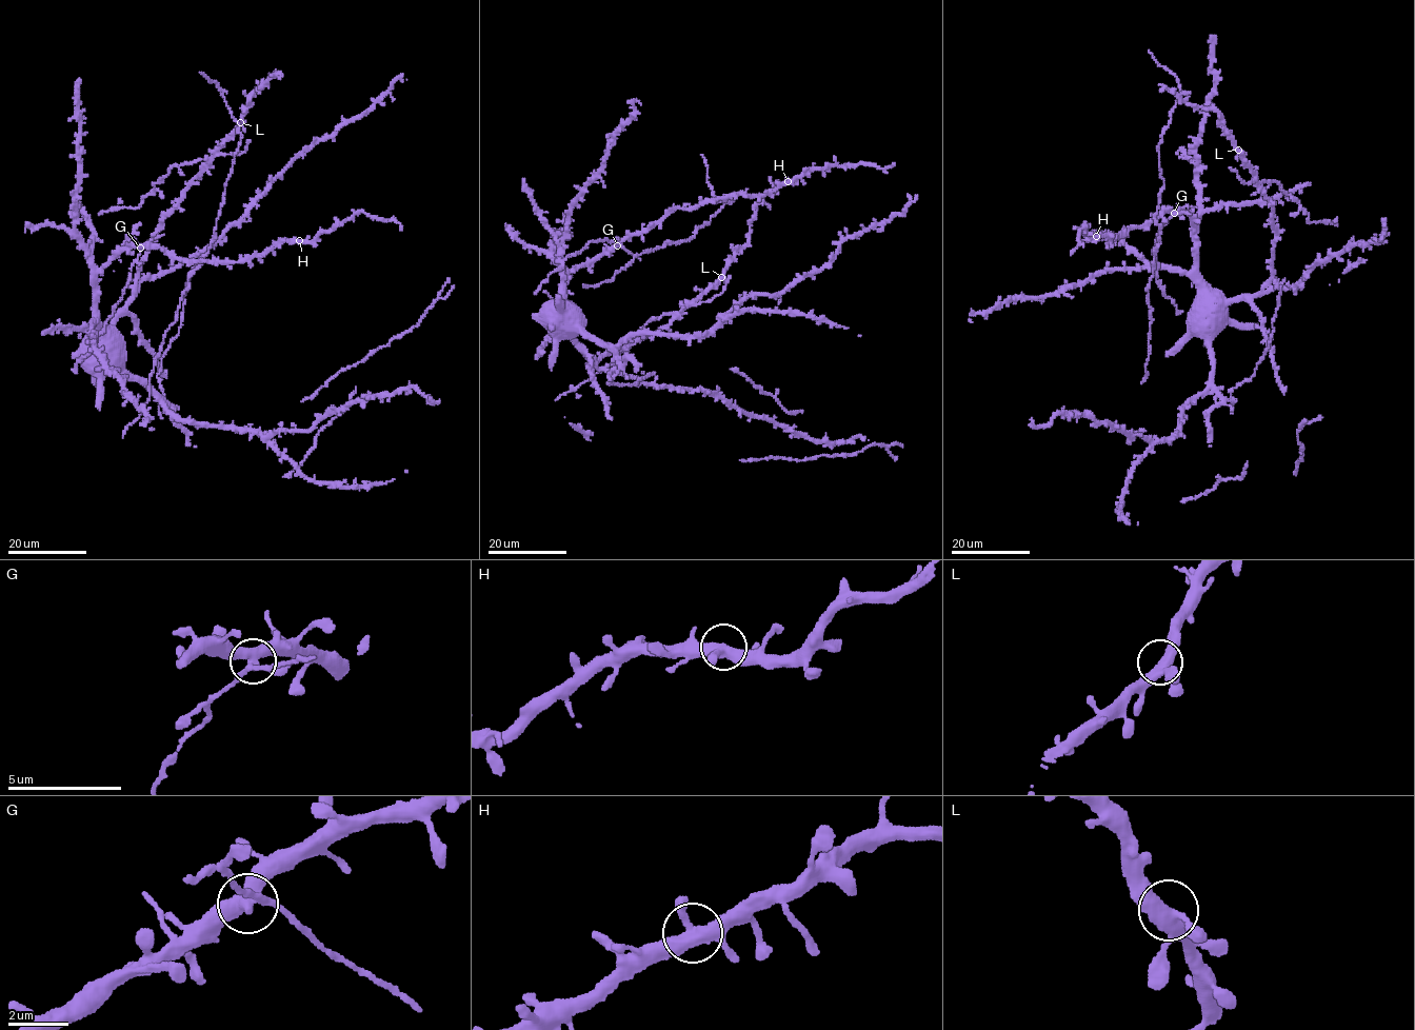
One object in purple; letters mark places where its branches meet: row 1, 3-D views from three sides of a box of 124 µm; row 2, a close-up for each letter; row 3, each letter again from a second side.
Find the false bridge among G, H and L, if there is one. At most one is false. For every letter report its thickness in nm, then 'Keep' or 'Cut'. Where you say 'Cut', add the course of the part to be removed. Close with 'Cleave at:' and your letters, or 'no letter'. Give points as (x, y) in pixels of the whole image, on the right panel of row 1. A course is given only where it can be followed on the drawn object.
G: Thickness 420 nm. Keep
H: Thickness 400 nm. Keep
L: Thickness 400 nm. Keep
Cleave at: no letter

